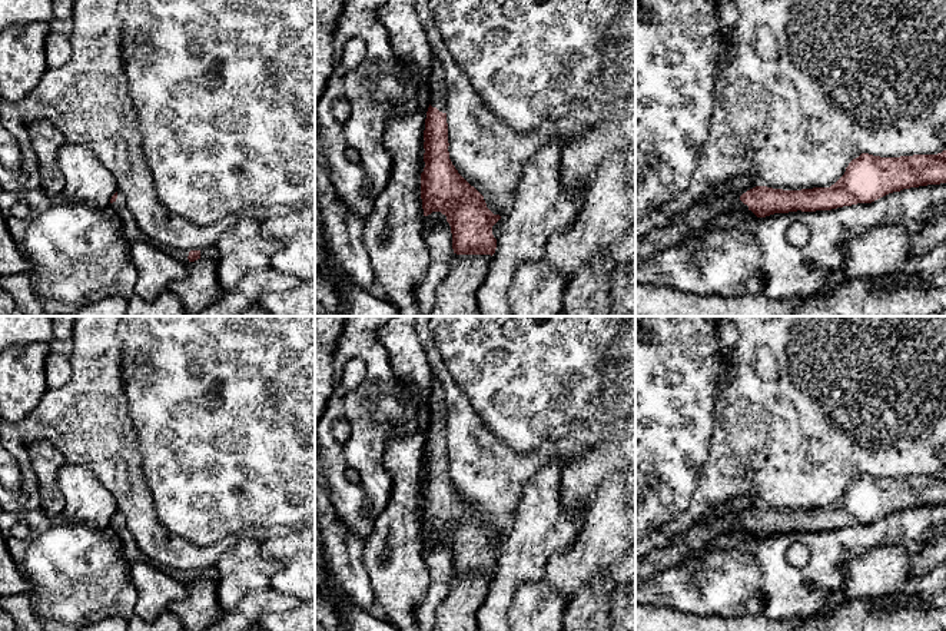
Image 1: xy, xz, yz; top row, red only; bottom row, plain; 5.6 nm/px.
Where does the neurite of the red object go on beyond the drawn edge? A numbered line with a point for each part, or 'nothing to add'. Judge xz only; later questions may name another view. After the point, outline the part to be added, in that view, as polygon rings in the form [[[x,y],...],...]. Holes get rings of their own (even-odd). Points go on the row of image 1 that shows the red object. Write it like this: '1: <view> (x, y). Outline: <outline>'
1: xz (438, 87). Outline: [[[432,54],[432,69],[429,77],[431,106],[447,113],[448,87],[445,83],[444,69],[438,57]]]

